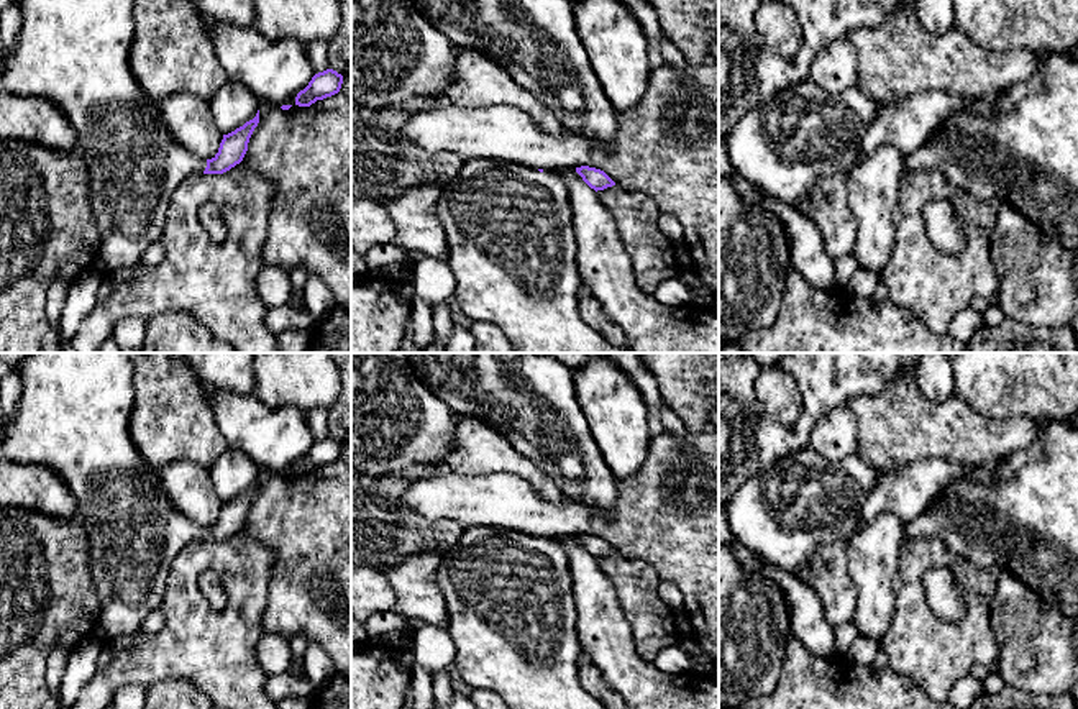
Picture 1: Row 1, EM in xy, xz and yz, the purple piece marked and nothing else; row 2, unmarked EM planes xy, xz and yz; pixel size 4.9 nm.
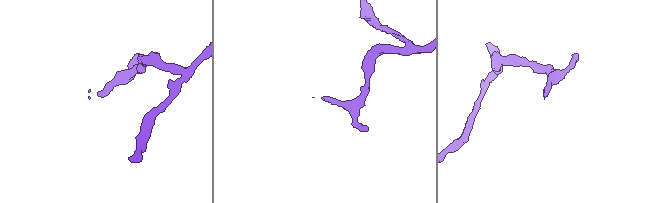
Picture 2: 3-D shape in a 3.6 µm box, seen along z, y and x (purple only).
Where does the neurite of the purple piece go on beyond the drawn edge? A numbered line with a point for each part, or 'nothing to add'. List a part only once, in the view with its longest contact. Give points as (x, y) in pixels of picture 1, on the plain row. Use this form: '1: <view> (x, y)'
1: xy (74, 411)

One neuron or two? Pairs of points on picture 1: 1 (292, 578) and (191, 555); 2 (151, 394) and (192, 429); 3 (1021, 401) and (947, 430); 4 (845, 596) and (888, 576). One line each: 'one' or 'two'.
1: two
2: one
3: two
4: two

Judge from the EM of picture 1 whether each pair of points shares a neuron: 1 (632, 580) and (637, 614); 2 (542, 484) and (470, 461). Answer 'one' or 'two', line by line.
1: one
2: one

